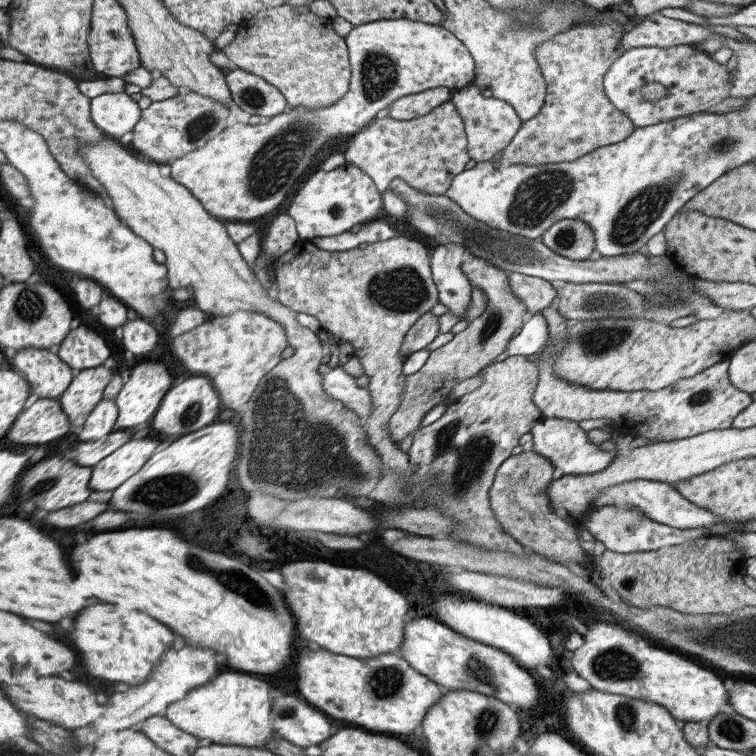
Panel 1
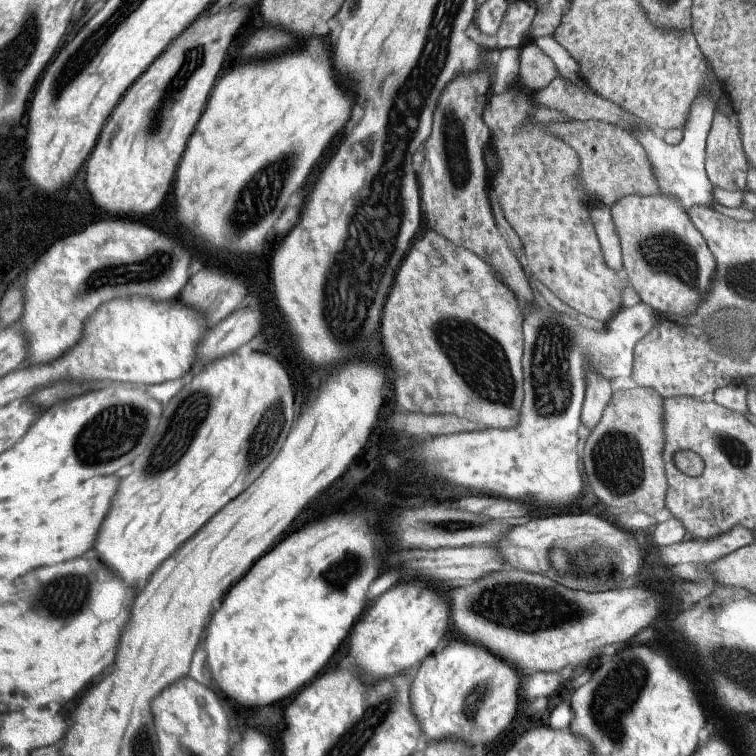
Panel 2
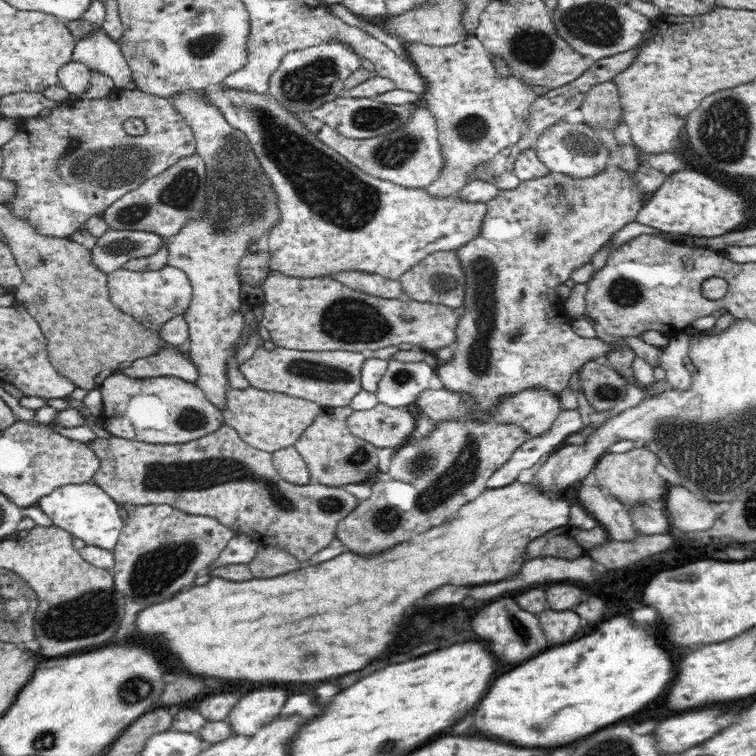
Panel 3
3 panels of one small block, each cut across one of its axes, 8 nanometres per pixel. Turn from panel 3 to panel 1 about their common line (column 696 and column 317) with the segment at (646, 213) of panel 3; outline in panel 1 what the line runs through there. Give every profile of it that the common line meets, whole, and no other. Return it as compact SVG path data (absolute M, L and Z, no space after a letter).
M343 164L331 171L320 168L303 182L293 196L287 214L294 220L299 239L311 240L315 237L335 236L355 226L363 225L379 214L382 208L380 193L371 178L351 164Z

